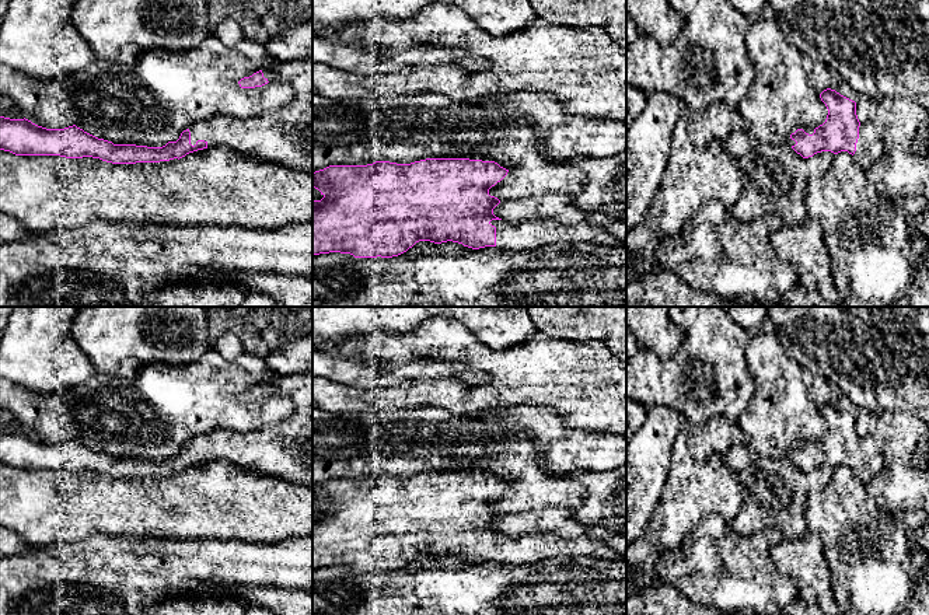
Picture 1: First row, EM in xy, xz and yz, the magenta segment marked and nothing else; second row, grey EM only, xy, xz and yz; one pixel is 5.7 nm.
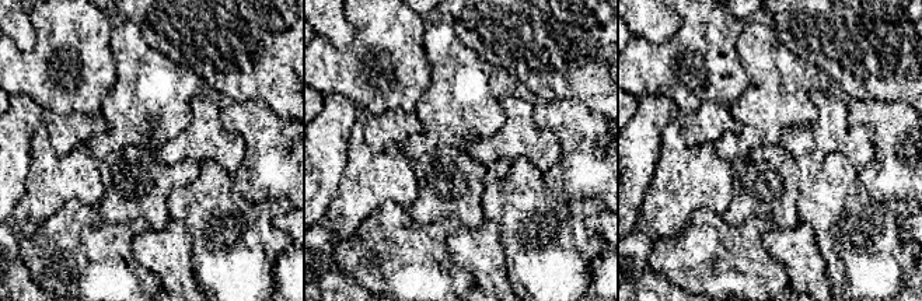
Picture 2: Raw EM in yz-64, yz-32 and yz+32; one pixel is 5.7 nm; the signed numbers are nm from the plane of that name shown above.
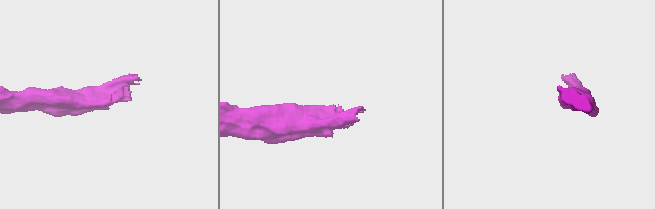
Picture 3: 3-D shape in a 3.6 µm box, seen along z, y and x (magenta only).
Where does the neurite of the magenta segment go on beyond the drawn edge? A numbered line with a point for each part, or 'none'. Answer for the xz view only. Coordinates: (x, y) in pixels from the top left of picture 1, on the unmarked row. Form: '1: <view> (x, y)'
1: xz (512, 500)

